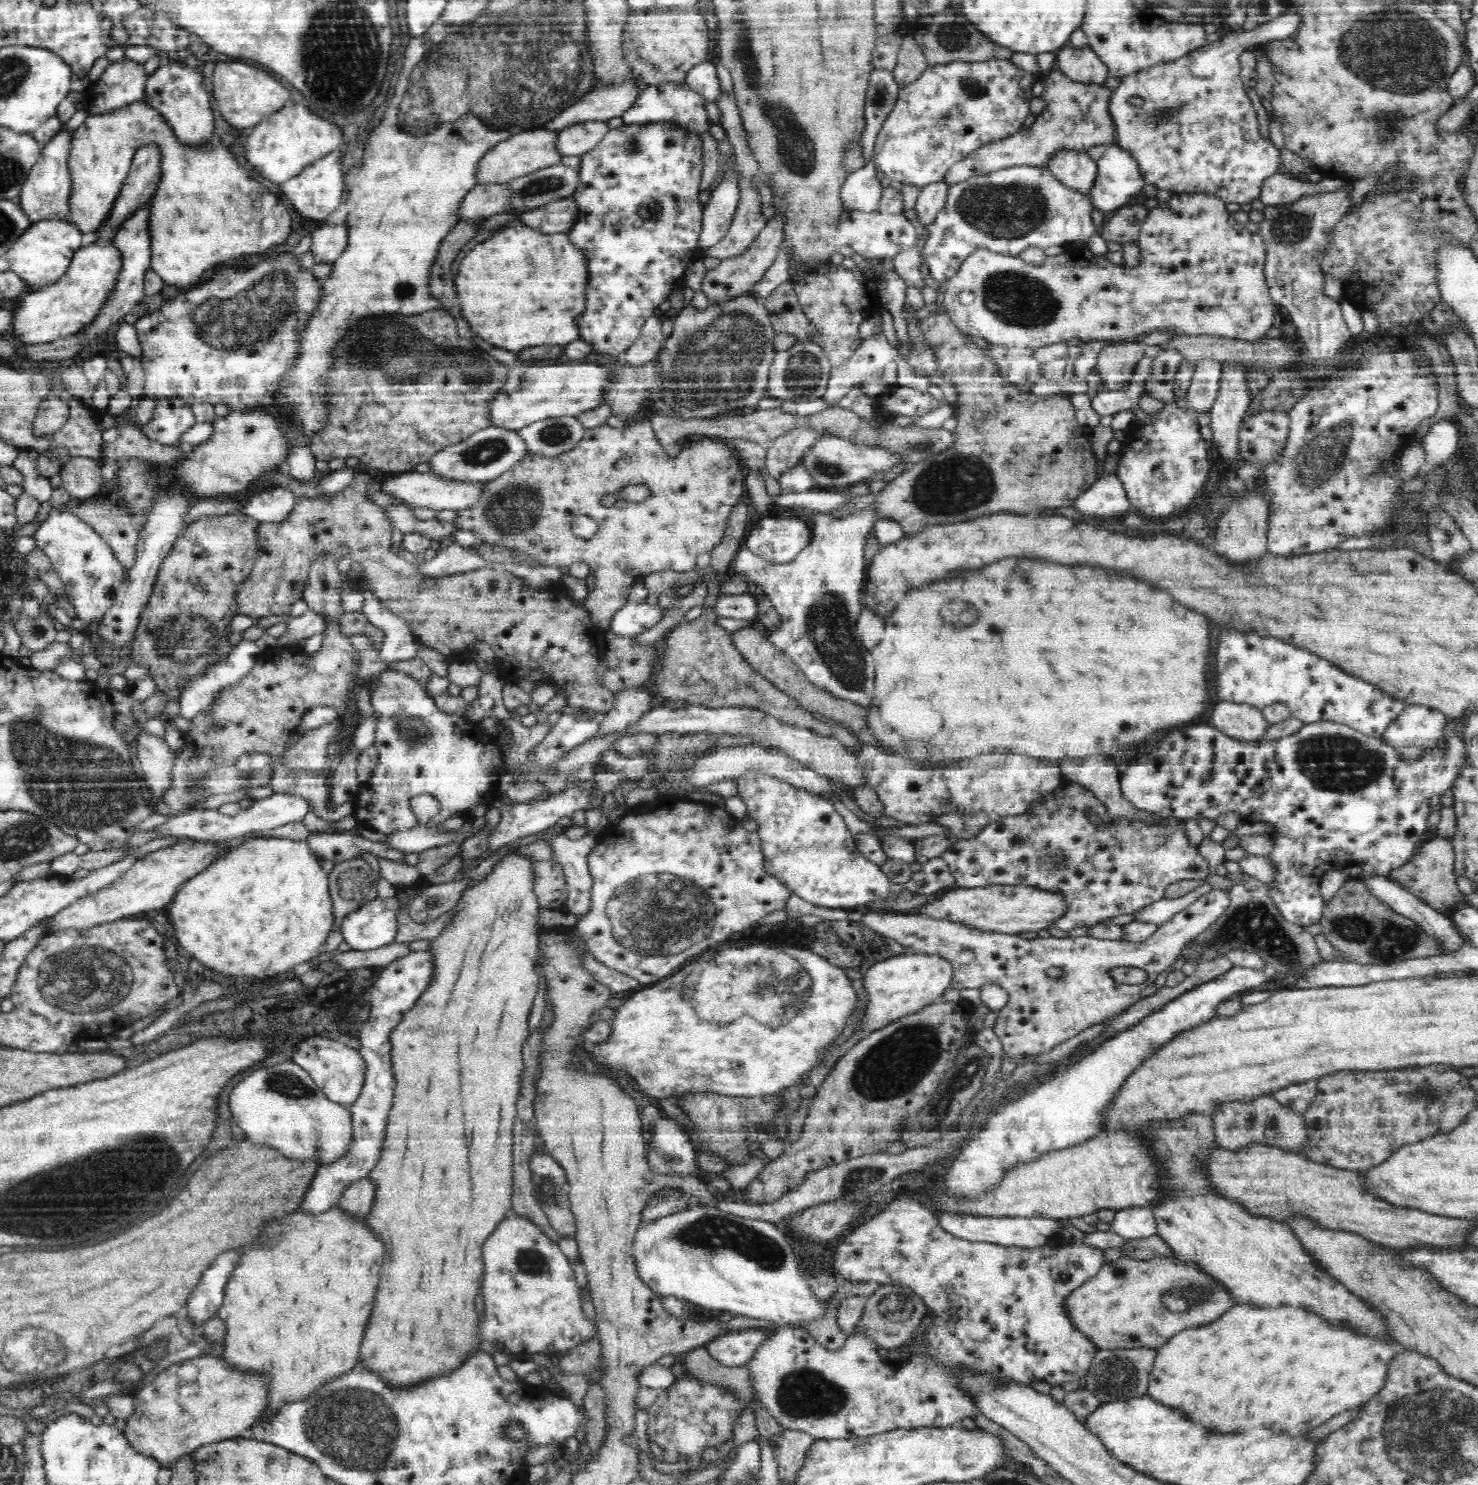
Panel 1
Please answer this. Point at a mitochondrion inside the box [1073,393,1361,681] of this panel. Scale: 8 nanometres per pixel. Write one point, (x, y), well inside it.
(1315, 467)

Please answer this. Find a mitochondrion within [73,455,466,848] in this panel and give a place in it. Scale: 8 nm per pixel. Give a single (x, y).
(184, 641)

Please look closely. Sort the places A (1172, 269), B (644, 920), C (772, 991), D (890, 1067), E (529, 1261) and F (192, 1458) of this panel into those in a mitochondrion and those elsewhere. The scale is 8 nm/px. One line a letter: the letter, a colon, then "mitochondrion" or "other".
A: other
B: mitochondrion
C: mitochondrion
D: mitochondrion
E: mitochondrion
F: other

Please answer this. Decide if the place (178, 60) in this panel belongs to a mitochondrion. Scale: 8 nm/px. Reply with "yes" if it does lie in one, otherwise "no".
no

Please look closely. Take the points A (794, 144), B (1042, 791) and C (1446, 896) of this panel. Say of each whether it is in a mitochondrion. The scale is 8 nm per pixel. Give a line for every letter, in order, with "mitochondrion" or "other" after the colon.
A: mitochondrion
B: other
C: other

